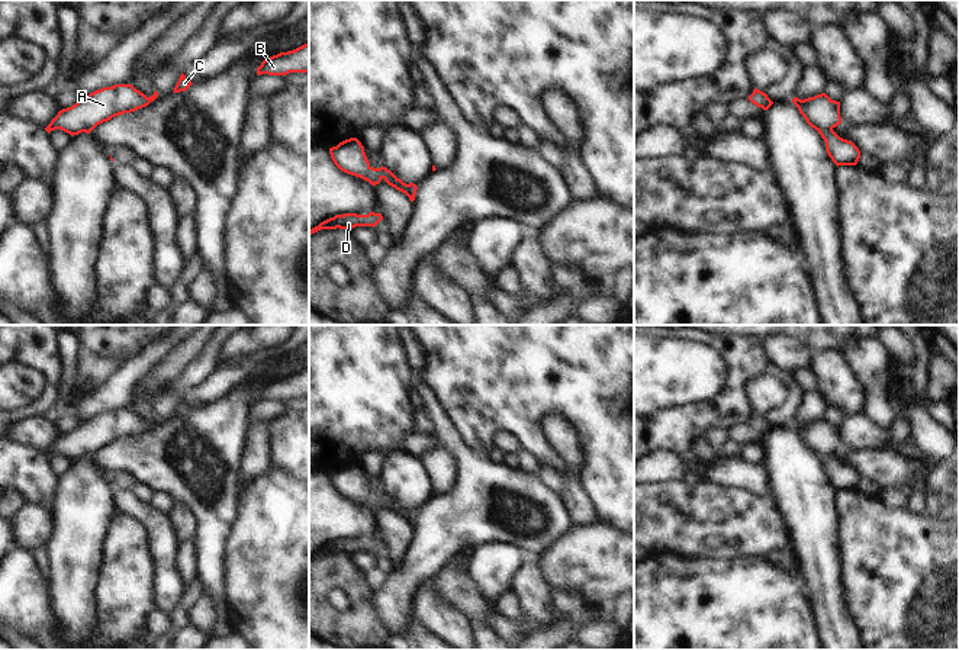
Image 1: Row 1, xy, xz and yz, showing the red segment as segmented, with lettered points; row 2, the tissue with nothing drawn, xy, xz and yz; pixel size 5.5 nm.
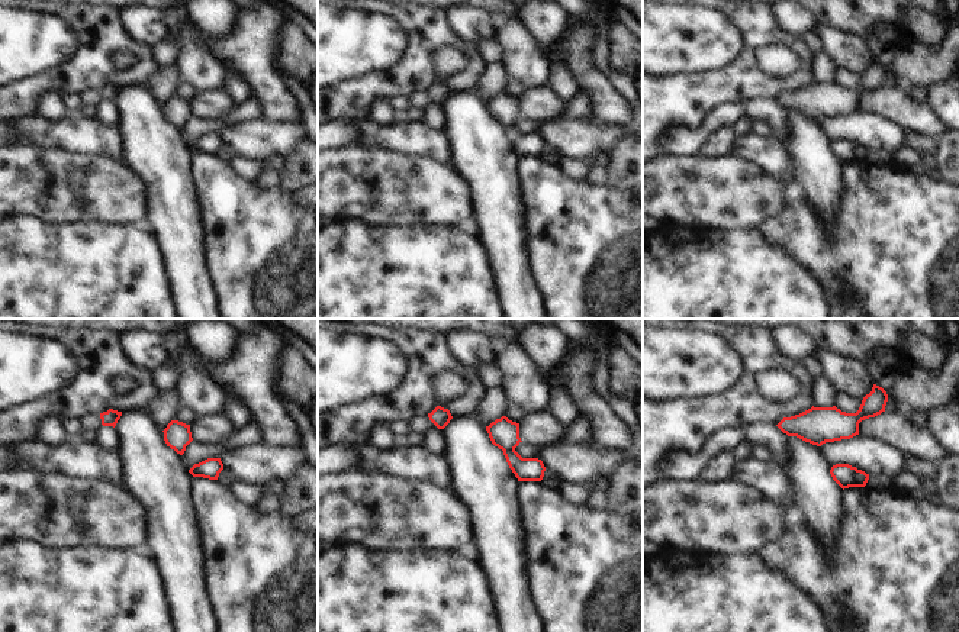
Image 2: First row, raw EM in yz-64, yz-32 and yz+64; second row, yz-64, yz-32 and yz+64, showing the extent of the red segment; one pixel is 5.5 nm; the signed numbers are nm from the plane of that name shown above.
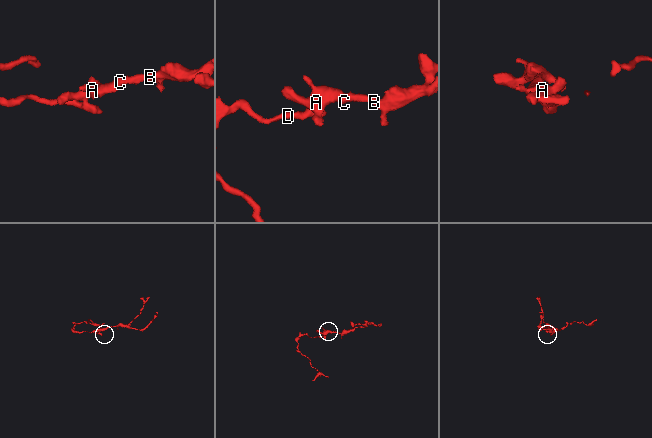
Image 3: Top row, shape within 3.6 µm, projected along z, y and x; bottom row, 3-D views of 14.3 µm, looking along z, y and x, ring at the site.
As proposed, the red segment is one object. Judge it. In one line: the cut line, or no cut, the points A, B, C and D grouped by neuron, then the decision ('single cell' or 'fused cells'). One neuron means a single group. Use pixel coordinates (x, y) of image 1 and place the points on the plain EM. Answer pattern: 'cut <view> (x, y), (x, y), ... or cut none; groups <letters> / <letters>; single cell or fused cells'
cut yz (832, 453), (818, 457); groups A B C / D; fused cells

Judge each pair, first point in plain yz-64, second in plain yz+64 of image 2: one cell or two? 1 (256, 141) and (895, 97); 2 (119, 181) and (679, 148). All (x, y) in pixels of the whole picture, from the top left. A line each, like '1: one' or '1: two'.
1: two
2: two

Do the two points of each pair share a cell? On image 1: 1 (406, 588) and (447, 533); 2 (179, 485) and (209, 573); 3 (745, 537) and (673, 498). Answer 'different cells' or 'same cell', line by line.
1: same cell
2: same cell
3: same cell

